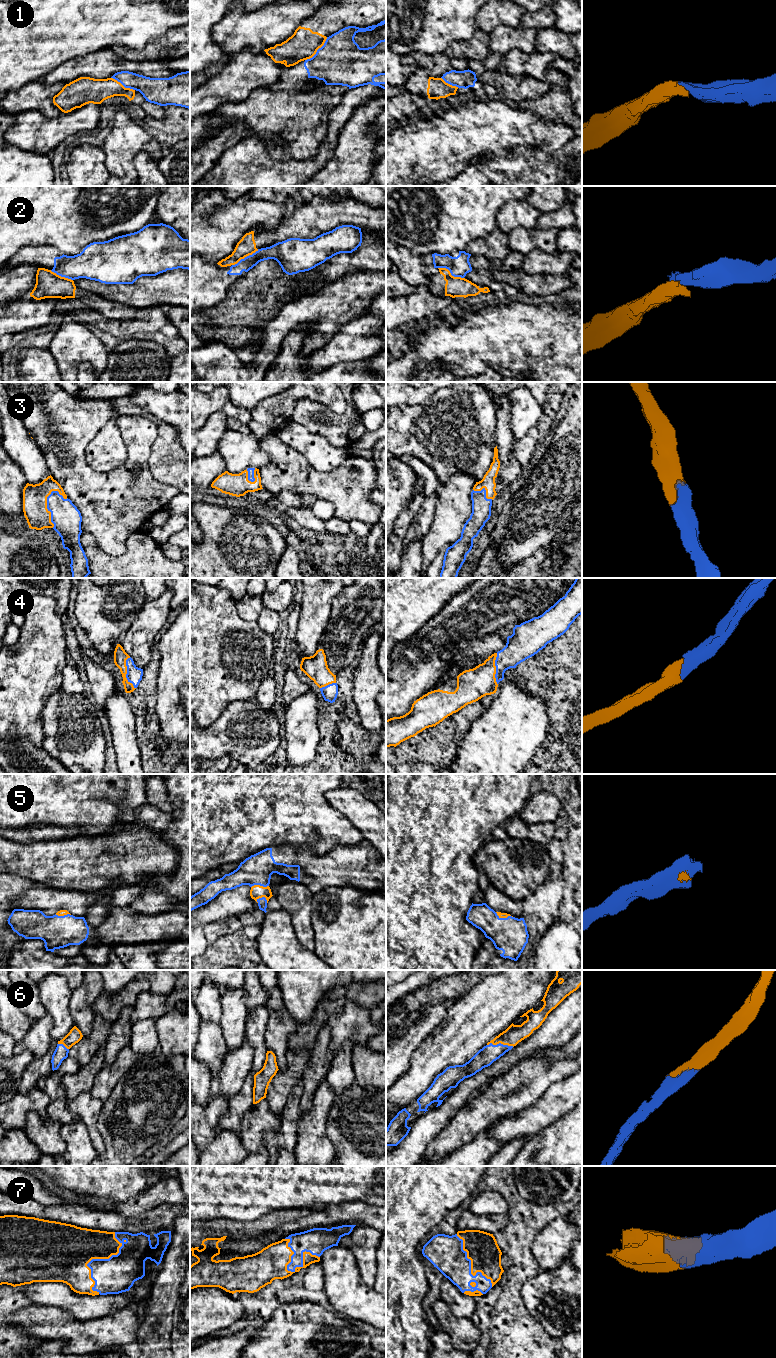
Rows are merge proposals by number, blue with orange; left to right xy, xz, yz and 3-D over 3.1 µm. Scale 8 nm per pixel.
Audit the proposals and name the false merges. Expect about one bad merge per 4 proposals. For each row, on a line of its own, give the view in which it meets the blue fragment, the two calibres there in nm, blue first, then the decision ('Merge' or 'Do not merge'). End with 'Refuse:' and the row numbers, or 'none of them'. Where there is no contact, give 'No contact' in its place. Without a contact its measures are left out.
1: Touches blue in xz. Thickness 380 nm (blue) against 240 nm. Do not merge
2: Touches blue in yz. Thickness 170 nm (blue) against 160 nm. Do not merge
3: Touches blue in xy. Thickness 240 nm (blue) against 200 nm. Merge
4: Touches blue in xy. Thickness 130 nm (blue) against 110 nm. Merge
5: Touches blue in xz. Thickness 240 nm (blue) against 110 nm. Merge
6: Touches blue in yz. Thickness 150 nm (blue) against 150 nm. Merge
7: Touches blue in xy. Thickness 300 nm (blue) against 380 nm. Merge
Refuse: 1, 2

